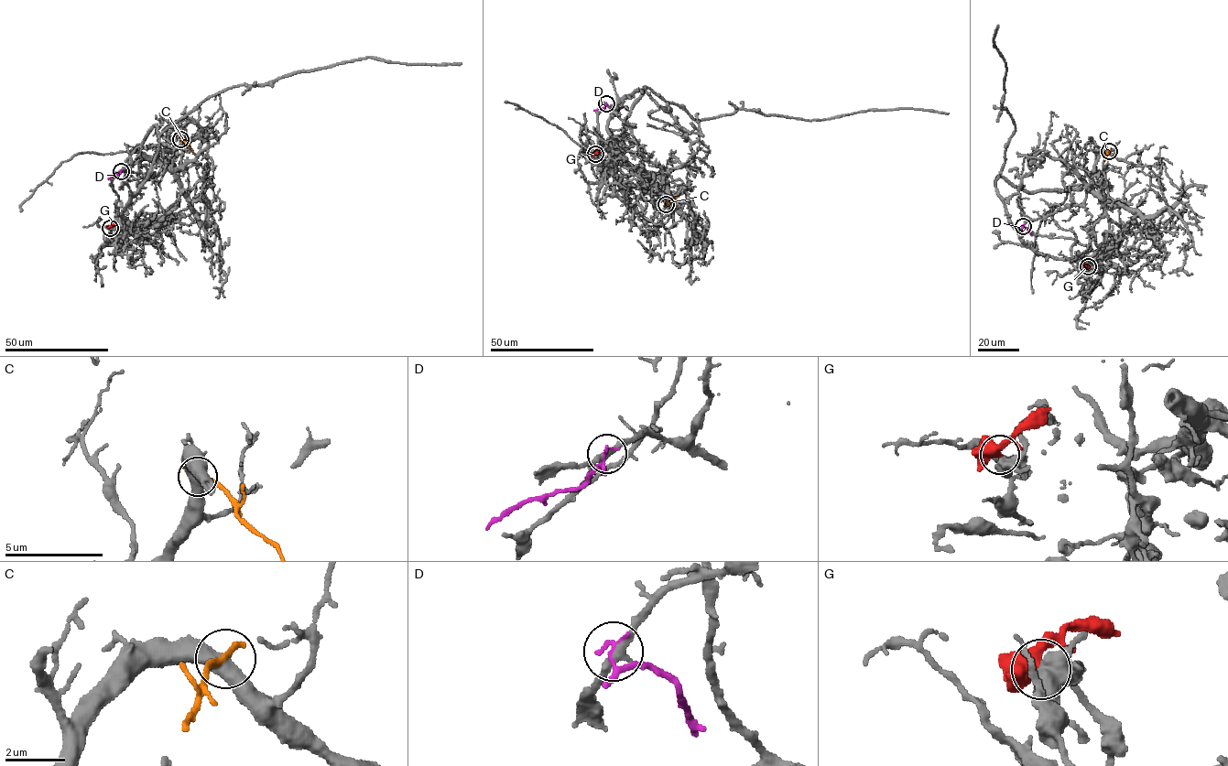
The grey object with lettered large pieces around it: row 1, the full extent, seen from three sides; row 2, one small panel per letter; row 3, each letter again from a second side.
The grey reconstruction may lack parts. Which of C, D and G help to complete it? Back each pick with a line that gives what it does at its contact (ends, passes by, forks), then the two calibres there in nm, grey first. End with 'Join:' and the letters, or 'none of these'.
Join: none of these

